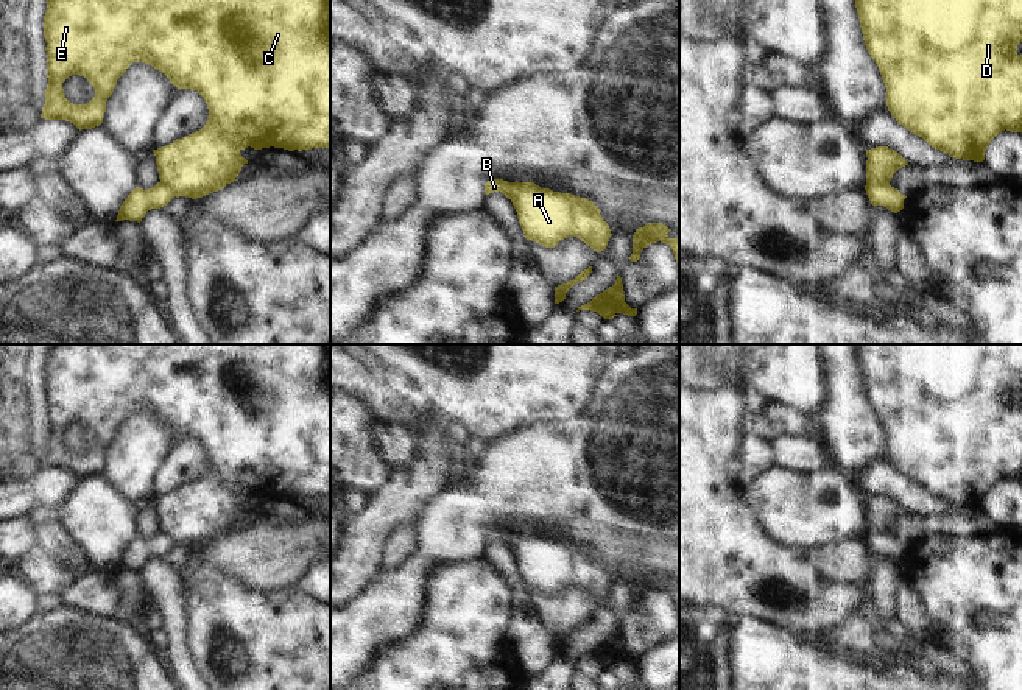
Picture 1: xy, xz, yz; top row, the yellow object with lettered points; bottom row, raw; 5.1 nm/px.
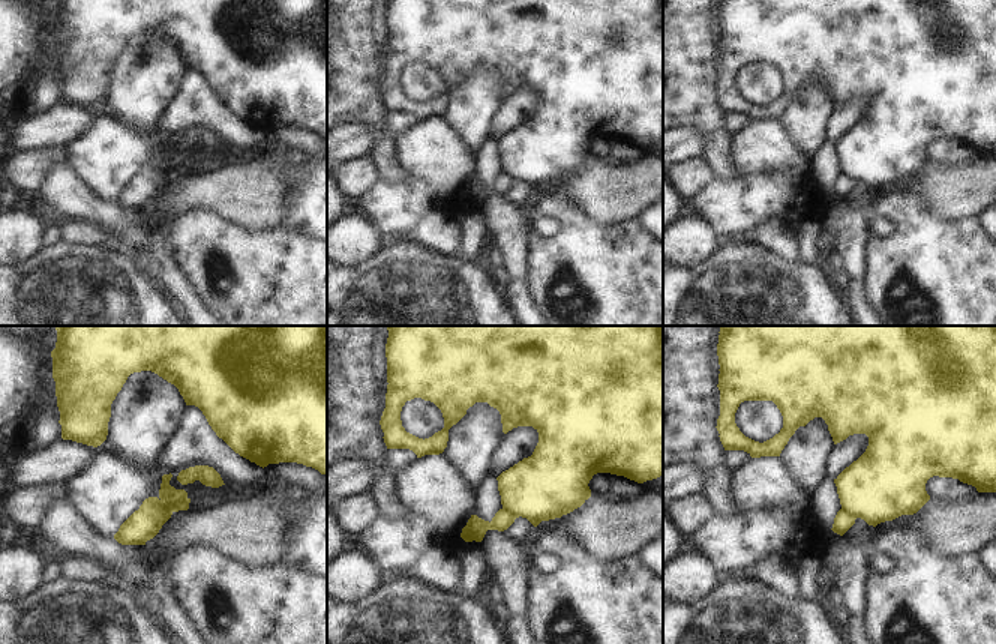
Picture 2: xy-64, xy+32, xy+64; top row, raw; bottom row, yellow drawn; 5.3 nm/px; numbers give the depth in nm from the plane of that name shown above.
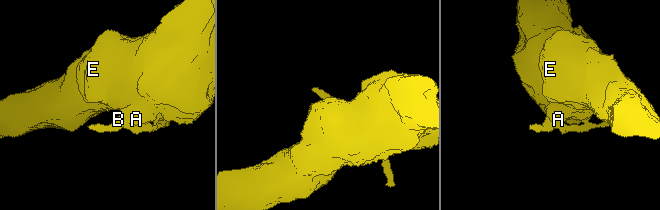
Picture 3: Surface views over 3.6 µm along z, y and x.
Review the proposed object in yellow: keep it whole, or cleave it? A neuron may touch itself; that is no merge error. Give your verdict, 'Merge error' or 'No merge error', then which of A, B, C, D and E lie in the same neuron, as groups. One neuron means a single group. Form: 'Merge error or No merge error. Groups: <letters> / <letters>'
Merge error. Groups: A C D E / B

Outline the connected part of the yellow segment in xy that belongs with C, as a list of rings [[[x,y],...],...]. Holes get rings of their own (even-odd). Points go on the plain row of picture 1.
[[[47,344],[47,361],[44,364],[44,386],[47,391],[47,427],[45,453],[41,467],[65,469],[73,472],[79,480],[100,475],[106,461],[106,450],[112,444],[117,428],[126,421],[132,411],[145,411],[162,421],[173,435],[179,438],[198,439],[206,449],[209,466],[206,473],[176,488],[173,492],[153,498],[159,528],[176,547],[203,547],[209,542],[224,537],[237,530],[241,516],[248,509],[240,503],[241,498],[251,495],[284,497],[288,500],[302,500],[312,497],[330,497],[330,344]],[[72,425],[84,425],[95,438],[95,445],[87,453],[73,453],[65,447],[62,431]]]

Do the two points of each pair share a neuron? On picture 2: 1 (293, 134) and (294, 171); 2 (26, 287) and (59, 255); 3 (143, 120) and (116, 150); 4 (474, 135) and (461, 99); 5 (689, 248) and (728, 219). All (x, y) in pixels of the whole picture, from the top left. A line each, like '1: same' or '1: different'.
1: different
2: same
3: different
4: same
5: different

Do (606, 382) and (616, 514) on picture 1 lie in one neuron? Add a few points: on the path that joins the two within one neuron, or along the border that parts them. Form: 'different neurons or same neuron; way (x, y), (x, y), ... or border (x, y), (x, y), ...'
same neuron; way (606, 415), (605, 482)

